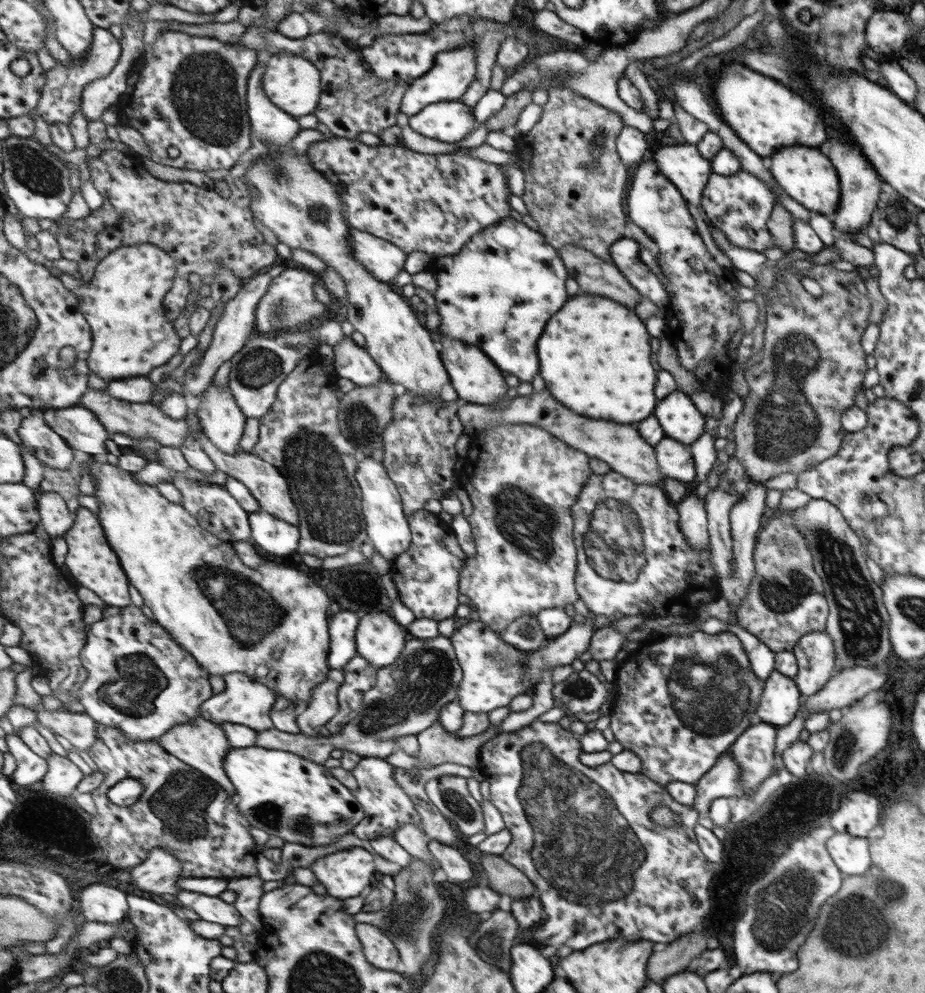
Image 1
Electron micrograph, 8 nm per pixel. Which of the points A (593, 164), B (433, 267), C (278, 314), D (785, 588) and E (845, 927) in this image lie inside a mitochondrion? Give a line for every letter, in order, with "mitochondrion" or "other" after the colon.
A: mitochondrion
B: other
C: mitochondrion
D: mitochondrion
E: mitochondrion

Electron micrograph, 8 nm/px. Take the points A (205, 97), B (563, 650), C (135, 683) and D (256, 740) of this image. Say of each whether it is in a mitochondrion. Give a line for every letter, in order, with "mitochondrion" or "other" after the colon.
A: mitochondrion
B: other
C: mitochondrion
D: other

